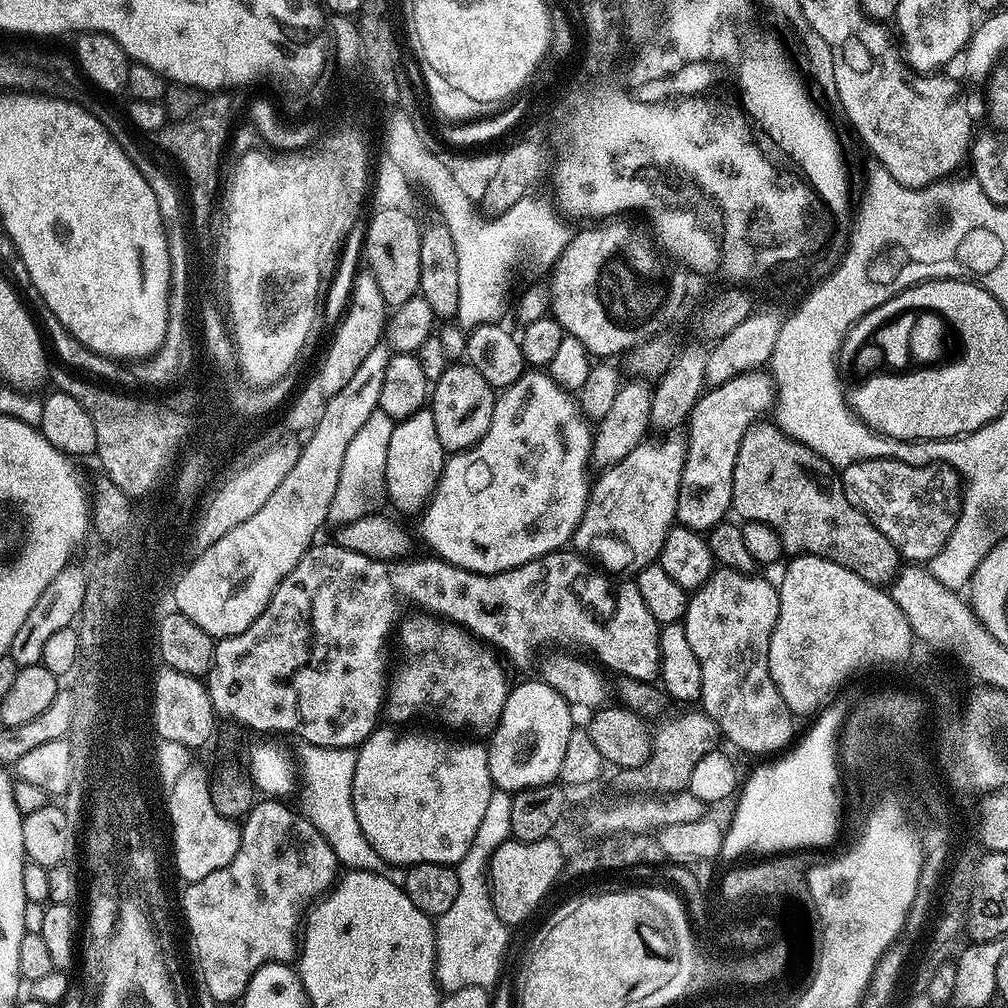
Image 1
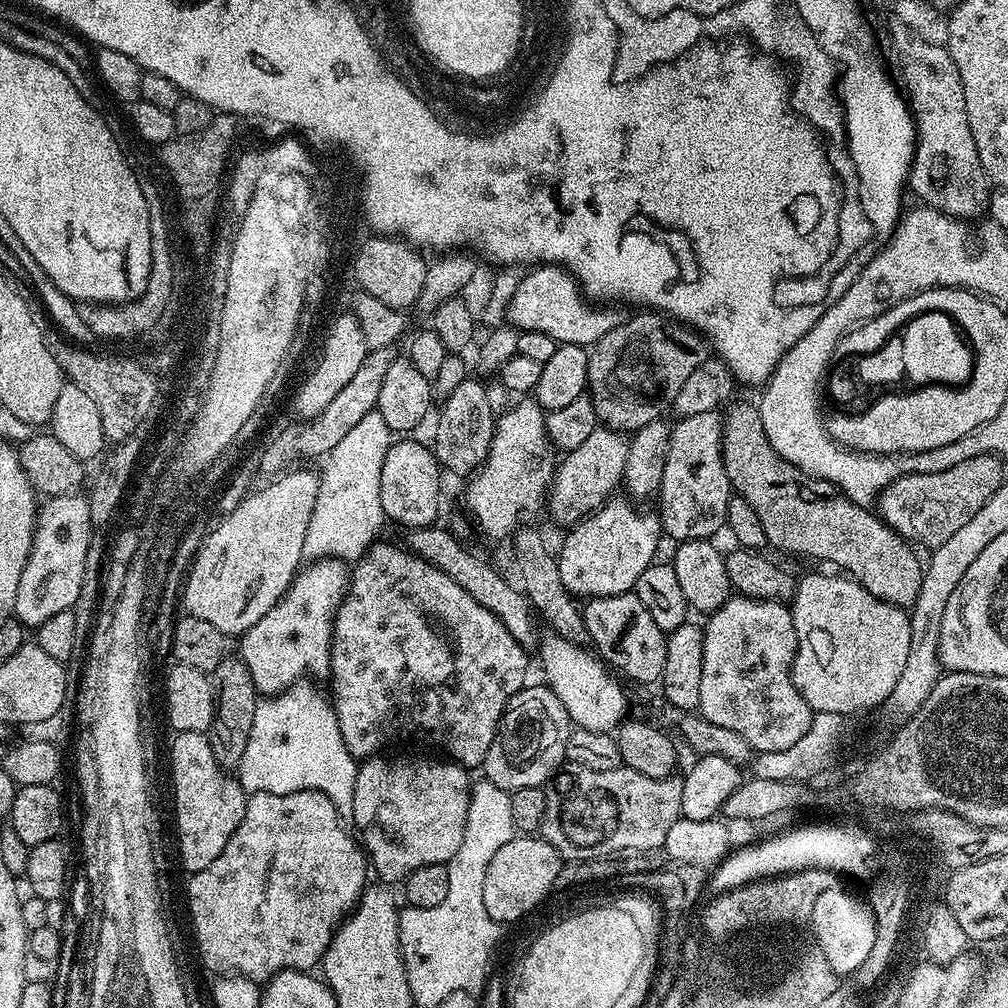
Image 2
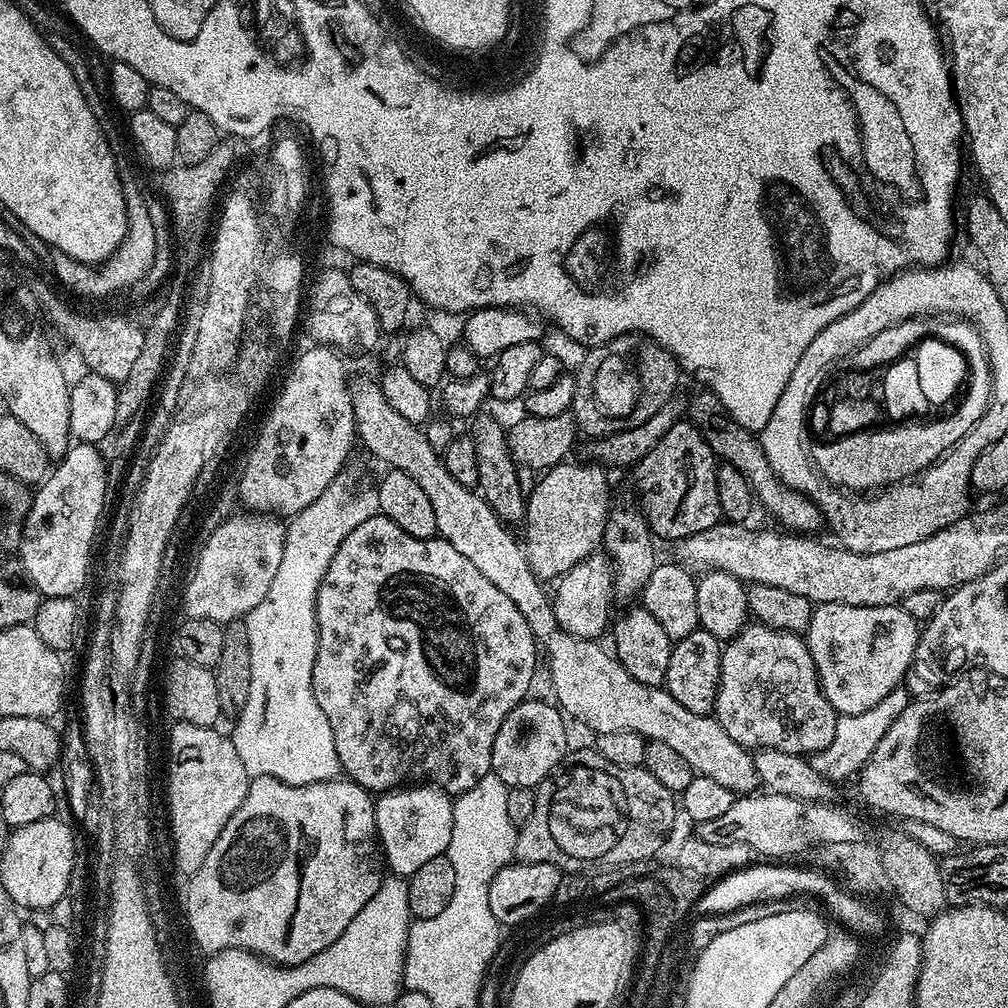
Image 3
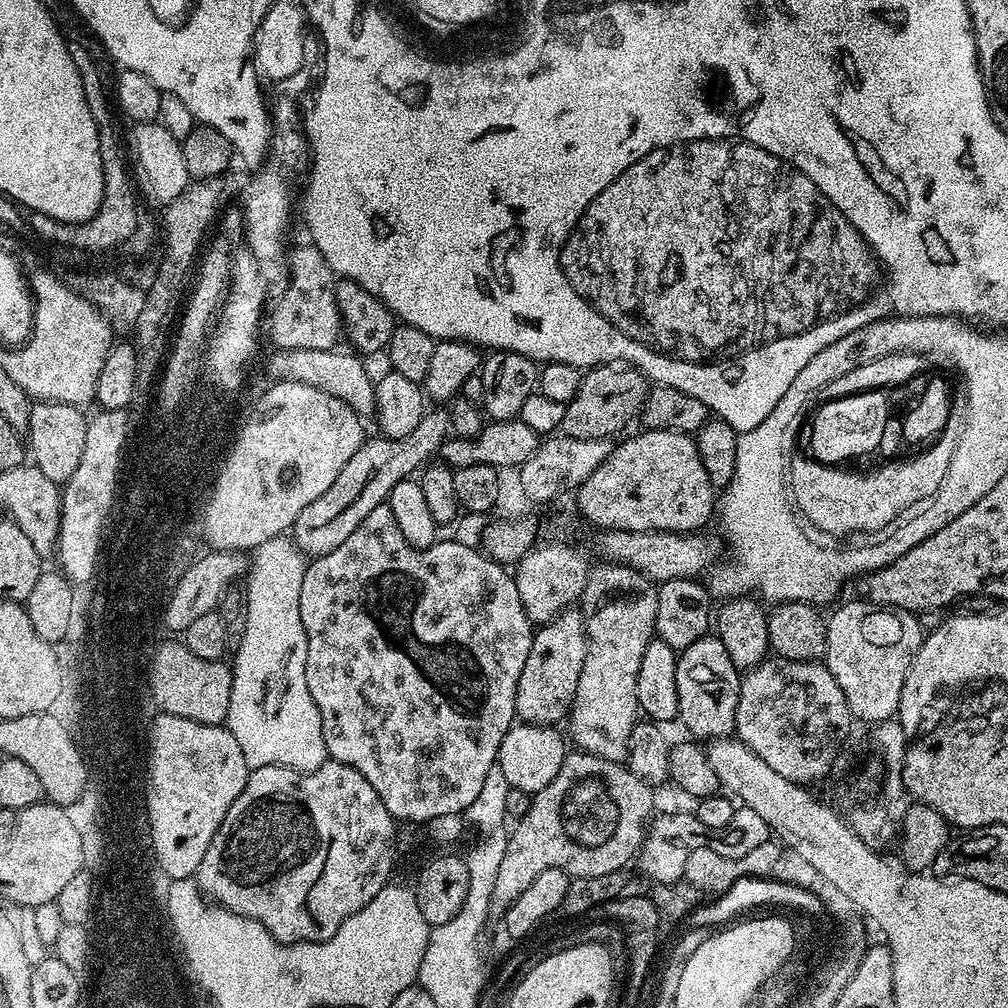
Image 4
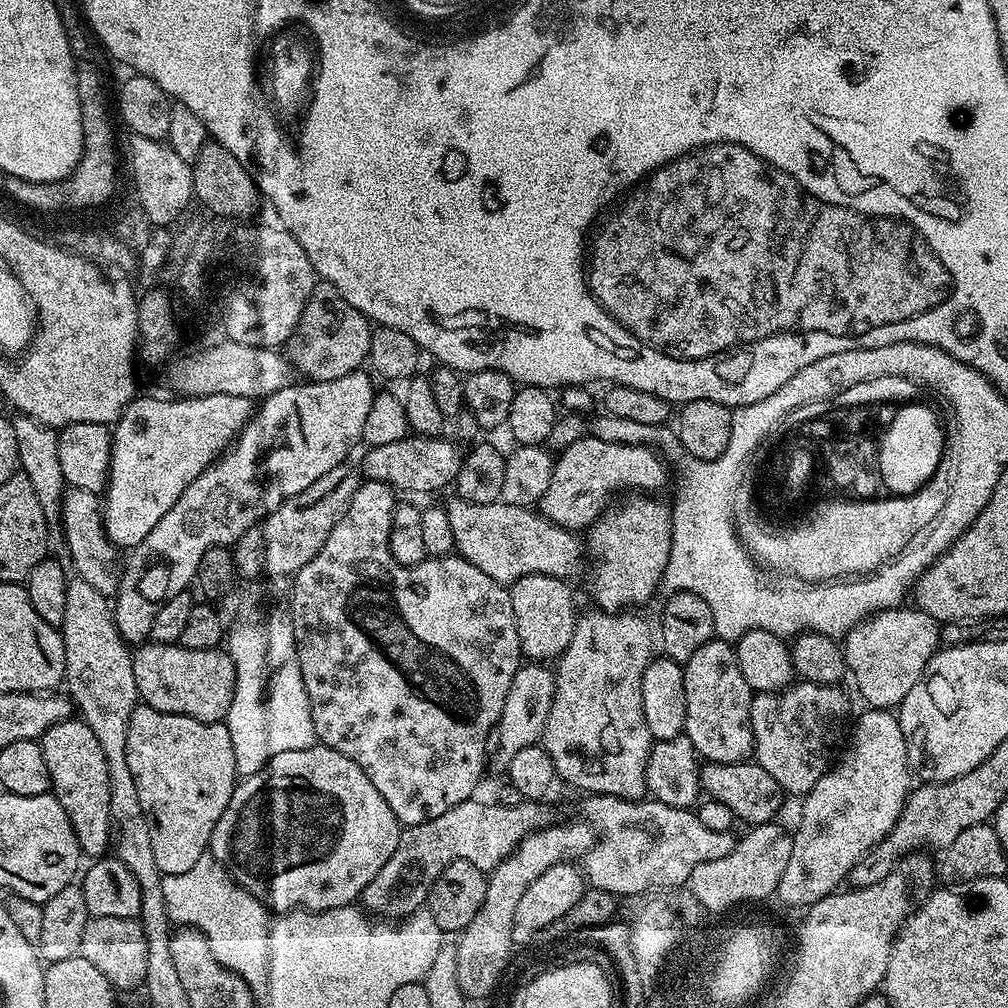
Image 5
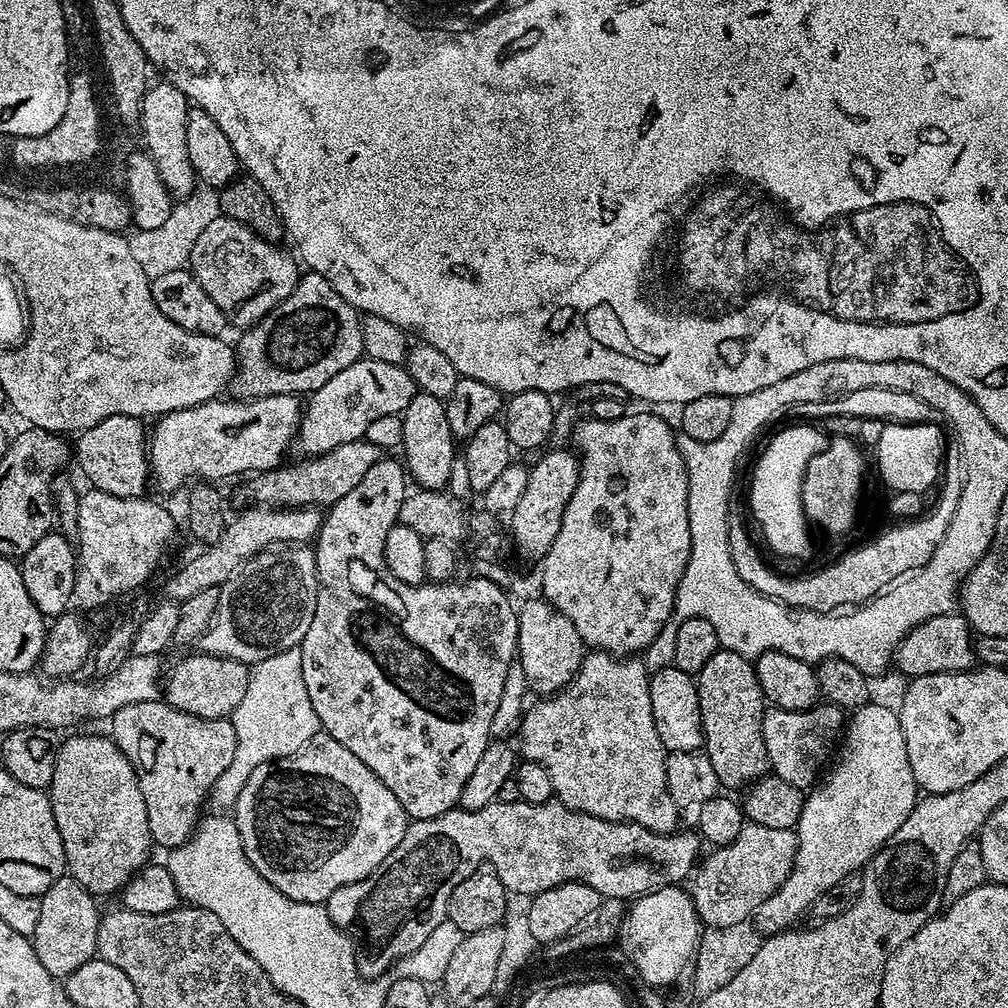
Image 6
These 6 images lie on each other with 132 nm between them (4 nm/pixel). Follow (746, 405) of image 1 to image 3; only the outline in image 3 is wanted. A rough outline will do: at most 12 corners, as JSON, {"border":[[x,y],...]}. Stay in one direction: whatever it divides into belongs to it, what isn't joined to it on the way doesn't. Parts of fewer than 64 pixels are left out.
{"border":[[690,422],[635,464],[653,537],[721,523],[718,457]]}

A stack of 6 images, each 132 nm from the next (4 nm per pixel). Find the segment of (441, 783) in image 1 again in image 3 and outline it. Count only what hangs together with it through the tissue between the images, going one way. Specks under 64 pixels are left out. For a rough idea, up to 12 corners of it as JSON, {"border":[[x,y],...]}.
{"border":[[427,782],[375,797],[391,875],[445,855],[453,797]]}

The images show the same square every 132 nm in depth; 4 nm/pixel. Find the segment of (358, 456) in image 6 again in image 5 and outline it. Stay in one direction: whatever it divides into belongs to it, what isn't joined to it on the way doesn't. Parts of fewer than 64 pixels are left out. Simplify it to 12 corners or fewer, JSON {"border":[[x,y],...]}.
{"border":[[443,435],[371,446],[362,472],[397,493],[455,485],[465,453]]}

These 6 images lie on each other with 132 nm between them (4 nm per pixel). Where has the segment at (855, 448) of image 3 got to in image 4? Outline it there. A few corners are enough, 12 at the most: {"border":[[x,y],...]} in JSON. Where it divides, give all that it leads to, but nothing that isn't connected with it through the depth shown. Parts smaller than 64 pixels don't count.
{"border":[[952,410],[925,452],[873,472],[793,455],[799,515],[832,536],[887,529],[942,486]]}

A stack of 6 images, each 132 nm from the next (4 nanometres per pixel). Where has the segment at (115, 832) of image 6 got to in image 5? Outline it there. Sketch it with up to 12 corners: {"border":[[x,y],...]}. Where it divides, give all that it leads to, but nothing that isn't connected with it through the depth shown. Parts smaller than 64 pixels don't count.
{"border":[[82,718],[39,741],[81,853],[114,840],[110,770]]}

